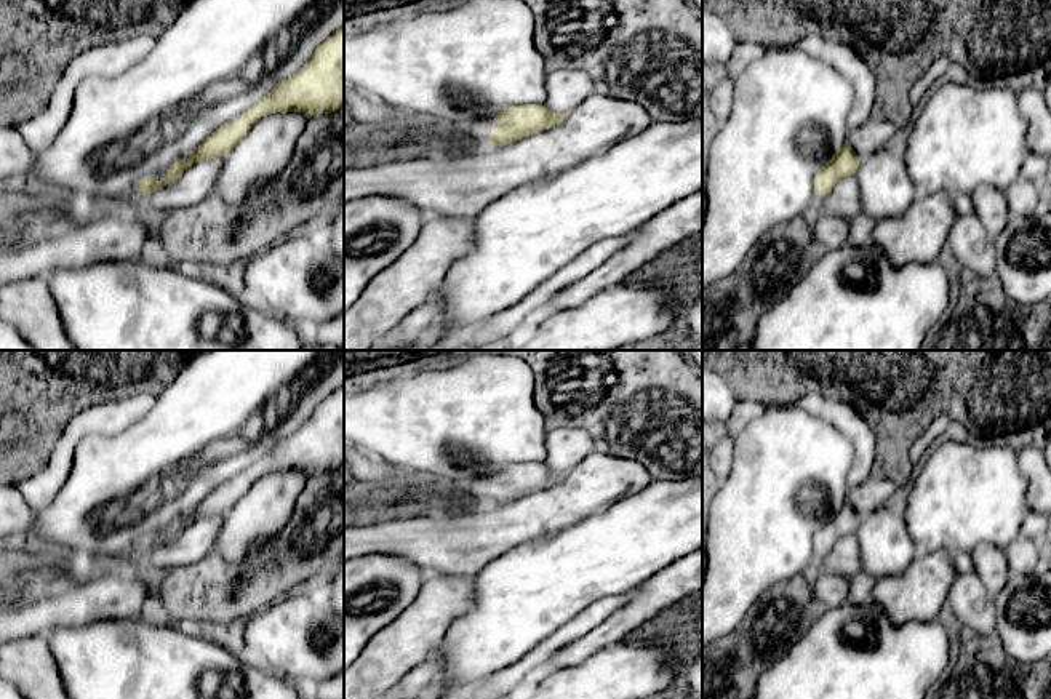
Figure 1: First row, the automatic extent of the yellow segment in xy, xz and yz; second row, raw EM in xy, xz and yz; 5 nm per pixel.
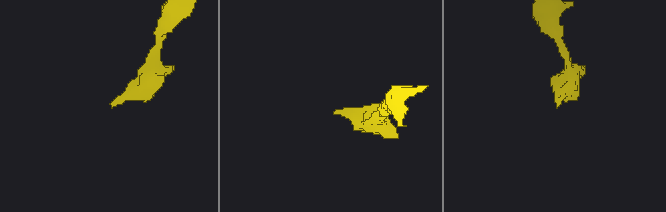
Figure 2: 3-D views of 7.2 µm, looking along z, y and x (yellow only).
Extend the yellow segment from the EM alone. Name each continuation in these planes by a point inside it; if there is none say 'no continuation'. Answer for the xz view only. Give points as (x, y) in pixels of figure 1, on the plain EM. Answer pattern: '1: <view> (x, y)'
1: xz (479, 488)

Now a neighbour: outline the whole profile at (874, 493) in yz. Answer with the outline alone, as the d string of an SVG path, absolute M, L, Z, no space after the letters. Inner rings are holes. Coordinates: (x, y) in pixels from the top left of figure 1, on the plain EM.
M869 478L856 488L849 488L846 501L862 518L885 507L899 488L889 480Z

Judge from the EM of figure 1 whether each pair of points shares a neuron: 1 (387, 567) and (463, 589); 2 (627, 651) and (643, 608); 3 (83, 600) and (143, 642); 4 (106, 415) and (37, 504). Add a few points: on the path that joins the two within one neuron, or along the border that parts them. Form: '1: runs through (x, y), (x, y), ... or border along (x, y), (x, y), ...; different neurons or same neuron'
1: border along (431, 573), (405, 610); different neurons
2: border along (624, 639), (600, 648), (591, 656); different neurons
3: border along (138, 616), (99, 618), (74, 627); different neurons
4: runs through (80, 429), (64, 445), (59, 464), (50, 479); same neuron

